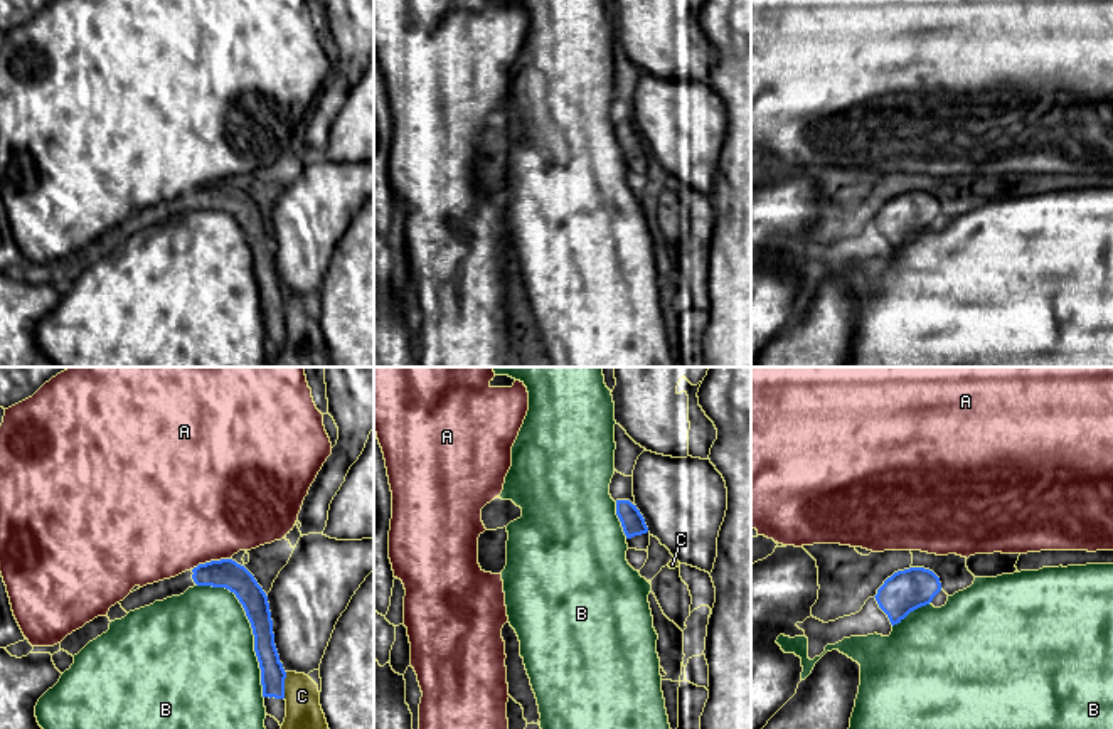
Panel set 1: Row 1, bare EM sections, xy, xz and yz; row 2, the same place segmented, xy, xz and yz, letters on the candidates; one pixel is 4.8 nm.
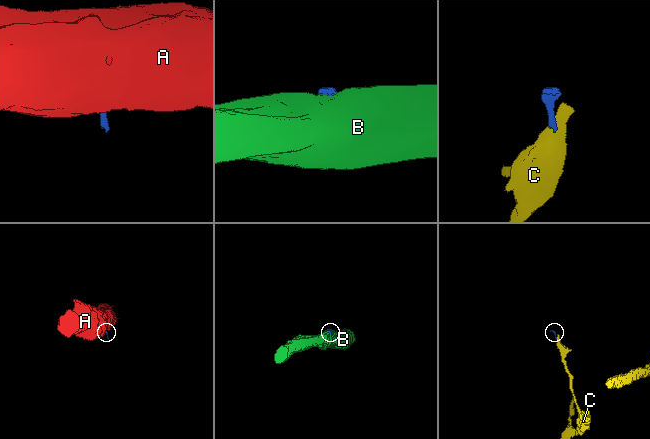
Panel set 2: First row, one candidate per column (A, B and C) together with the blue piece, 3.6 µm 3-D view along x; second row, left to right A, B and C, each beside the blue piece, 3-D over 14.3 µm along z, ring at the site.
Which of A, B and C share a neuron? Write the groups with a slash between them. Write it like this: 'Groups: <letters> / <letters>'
Groups: A / B / C

